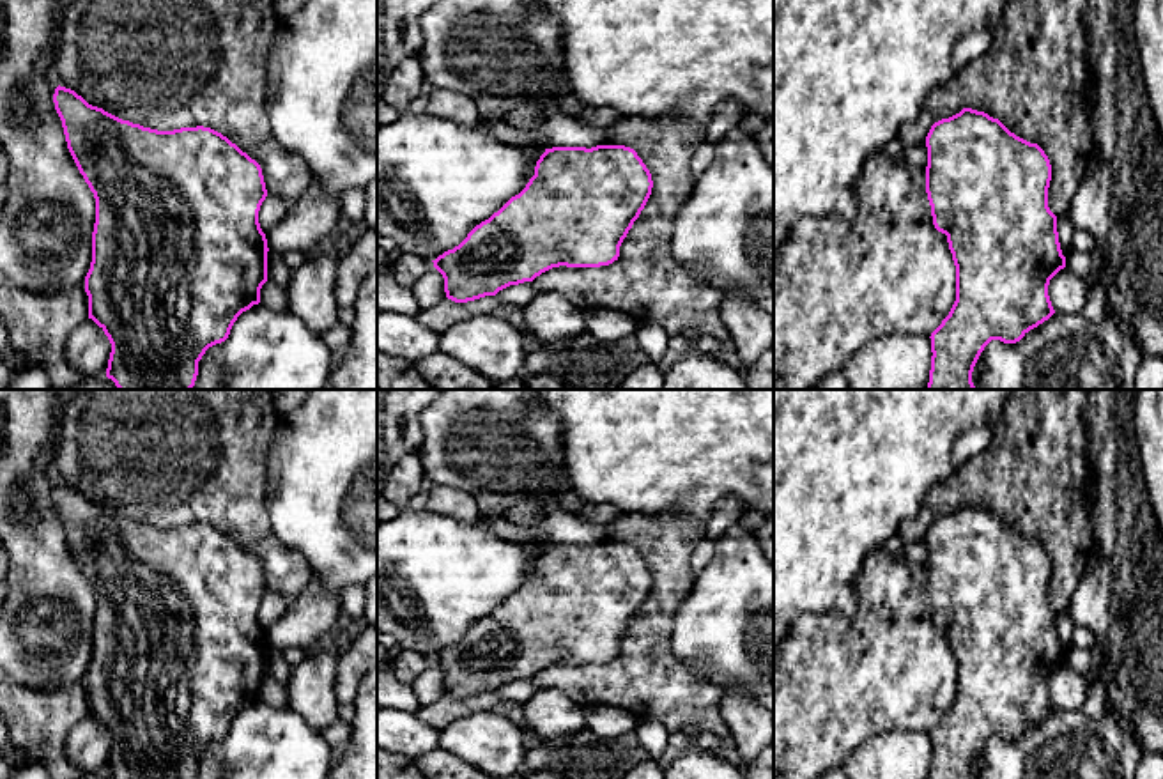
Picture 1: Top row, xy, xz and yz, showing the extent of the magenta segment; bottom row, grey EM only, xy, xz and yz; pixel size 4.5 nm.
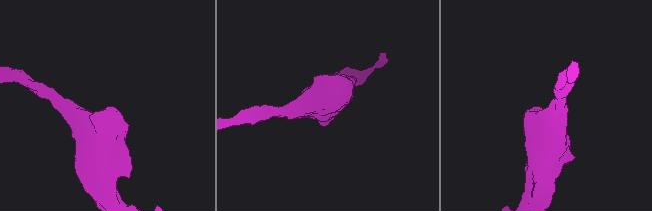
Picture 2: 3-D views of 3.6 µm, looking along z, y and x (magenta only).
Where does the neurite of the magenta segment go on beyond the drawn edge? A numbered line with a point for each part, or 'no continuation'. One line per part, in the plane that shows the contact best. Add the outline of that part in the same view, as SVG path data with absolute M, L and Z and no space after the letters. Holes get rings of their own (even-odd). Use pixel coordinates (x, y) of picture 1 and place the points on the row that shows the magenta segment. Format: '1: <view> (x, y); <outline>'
no continuation

